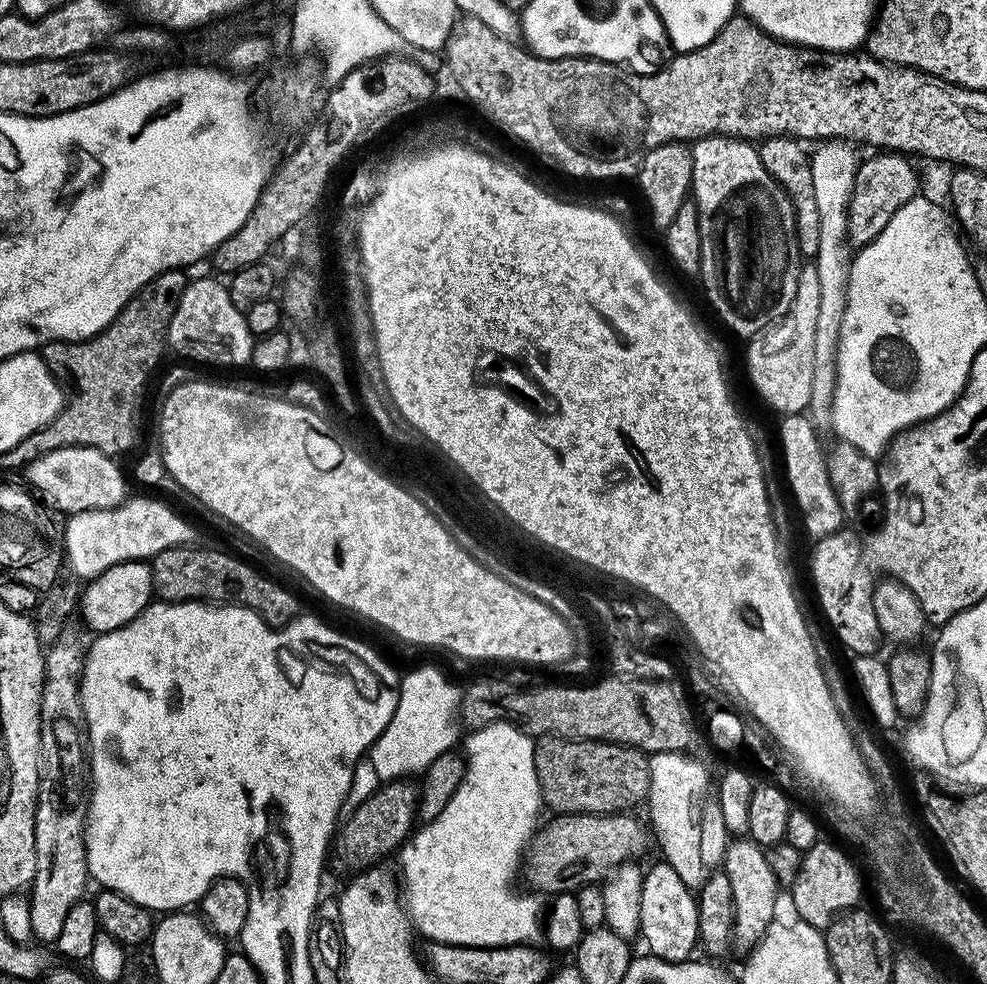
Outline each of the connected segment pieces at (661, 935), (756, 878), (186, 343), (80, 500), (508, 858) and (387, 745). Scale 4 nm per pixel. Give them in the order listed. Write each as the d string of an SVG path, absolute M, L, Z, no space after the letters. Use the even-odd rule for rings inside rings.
M657 862L652 869L644 872L642 882L642 918L639 935L648 943L647 951L658 959L678 963L689 959L698 948L698 906L693 889L678 878L674 866Z
M736 838L729 843L725 852L722 870L730 878L730 887L734 893L734 922L732 944L741 954L747 954L755 948L772 921L777 919L776 891L778 885L774 870L770 870L767 851L751 838Z
M189 279L182 290L182 298L178 298L178 308L168 323L167 347L188 360L197 356L208 364L216 364L221 352L230 363L247 365L252 358L253 343L244 313L234 306L234 302L230 302L227 287L216 280Z
M60 447L25 465L24 474L29 487L46 494L66 514L73 514L115 508L127 499L126 482L116 463L113 457L93 447Z
M503 722L487 724L484 728L469 731L467 736L463 741L464 748L462 744L466 757L464 777L450 802L446 802L446 810L442 810L438 818L427 821L424 829L405 840L399 849L400 876L404 879L402 903L413 929L419 935L421 932L428 942L461 944L467 948L532 944L542 936L541 897L528 890L519 892L512 883L518 880L522 857L541 823L542 801L534 762L536 746L528 733L515 724Z
M416 668L400 676L398 706L386 730L370 749L374 774L378 774L381 782L415 777L415 772L416 775L423 773L434 758L457 747L462 736L462 721L458 715L461 699L461 689L456 689L436 668Z

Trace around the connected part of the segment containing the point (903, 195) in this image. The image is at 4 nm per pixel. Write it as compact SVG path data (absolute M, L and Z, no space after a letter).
M891 150L872 155L876 156L859 161L853 190L849 196L846 218L847 243L856 250L874 242L874 238L878 238L878 234L886 230L886 222L890 222L890 218L894 218L894 214L898 214L898 210L906 206L906 202L910 202L921 191L916 168L908 161L911 159L907 155L897 154Z

